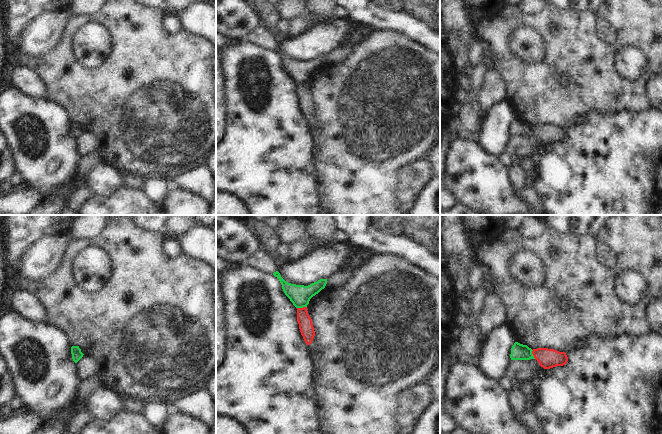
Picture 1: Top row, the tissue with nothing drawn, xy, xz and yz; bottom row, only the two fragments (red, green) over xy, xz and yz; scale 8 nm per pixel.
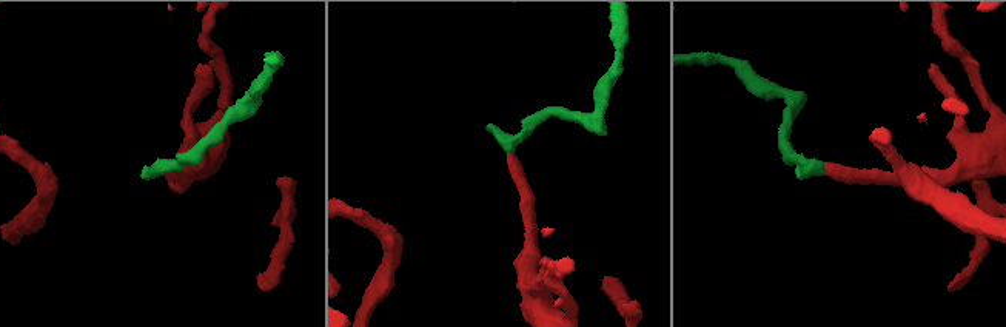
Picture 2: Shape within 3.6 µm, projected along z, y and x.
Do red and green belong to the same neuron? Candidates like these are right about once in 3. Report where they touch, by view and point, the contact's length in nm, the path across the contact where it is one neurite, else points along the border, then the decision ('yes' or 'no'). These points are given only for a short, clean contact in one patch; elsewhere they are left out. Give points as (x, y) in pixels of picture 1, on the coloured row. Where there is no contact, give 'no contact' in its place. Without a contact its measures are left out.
xz (301, 308) | 80 nm | across xz (306, 327), (301, 308), (300, 295) | yes

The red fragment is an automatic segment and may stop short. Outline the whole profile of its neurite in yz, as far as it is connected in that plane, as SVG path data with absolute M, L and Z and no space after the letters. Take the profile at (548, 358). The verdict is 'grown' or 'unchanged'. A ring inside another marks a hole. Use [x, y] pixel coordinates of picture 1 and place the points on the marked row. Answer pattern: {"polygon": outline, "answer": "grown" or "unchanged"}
{"polygon": "M515 342L511 348L511 360L530 360L536 359L544 369L556 366L563 366L567 363L568 357L565 352L554 349L537 348L531 349L527 345Z", "answer": "grown"}

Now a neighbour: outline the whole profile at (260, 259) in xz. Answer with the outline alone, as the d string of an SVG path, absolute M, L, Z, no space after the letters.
M258 250L245 261L248 265L259 269L263 273L273 275L279 267L275 260L264 250Z

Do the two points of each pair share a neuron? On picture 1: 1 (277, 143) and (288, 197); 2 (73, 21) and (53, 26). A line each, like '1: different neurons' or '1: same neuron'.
1: same neuron
2: different neurons

